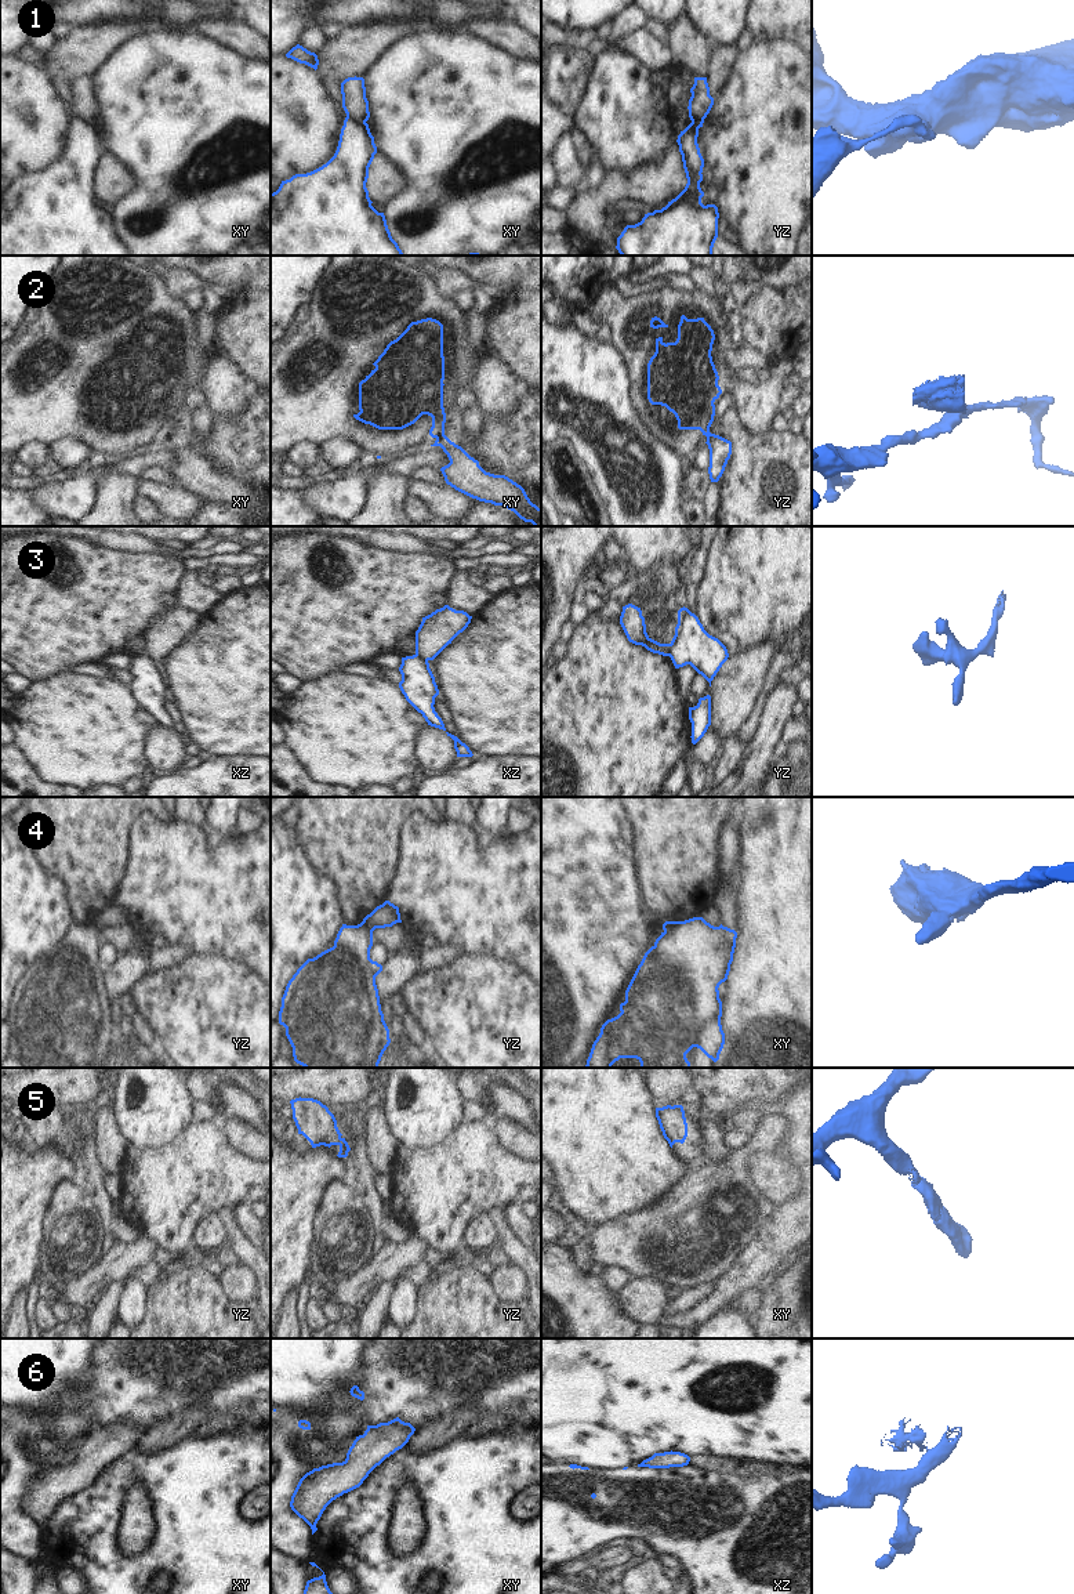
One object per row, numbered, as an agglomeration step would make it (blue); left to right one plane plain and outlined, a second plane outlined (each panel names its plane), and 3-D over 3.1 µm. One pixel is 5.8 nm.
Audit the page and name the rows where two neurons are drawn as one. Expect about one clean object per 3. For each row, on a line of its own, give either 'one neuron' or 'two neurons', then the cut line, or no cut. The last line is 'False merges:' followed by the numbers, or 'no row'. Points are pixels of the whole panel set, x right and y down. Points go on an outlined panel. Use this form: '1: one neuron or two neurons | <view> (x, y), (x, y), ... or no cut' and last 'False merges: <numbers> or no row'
1: two neurons | xy (347, 115), (365, 123)
2: two neurons | xy (443, 434), (436, 438)
3: two neurons | xz (416, 654), (427, 660)
4: two neurons | yz (360, 923), (372, 934)
5: one neuron | no cut
6: two neurons | xy (372, 1426), (367, 1428)
False merges: 1, 2, 3, 4, 6

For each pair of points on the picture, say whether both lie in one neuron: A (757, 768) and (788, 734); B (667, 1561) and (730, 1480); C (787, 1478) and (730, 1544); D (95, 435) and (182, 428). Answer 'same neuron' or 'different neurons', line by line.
A: different neurons
B: different neurons
C: same neuron
D: different neurons

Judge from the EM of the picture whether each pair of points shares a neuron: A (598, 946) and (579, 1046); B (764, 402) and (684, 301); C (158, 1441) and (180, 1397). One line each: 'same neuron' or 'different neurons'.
A: same neuron
B: same neuron
C: different neurons

